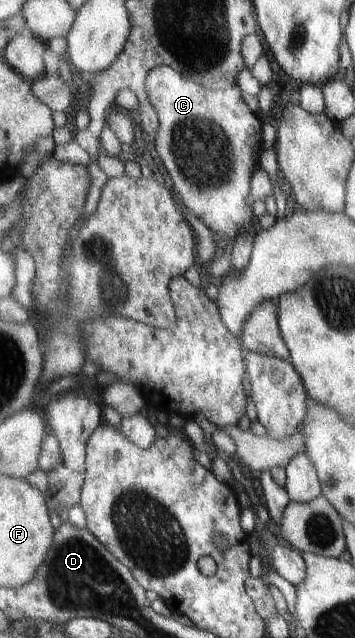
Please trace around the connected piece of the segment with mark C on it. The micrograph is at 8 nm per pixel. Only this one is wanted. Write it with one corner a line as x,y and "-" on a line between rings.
169,65
157,66
148,74
145,83
152,98
154,107
160,114
160,127
154,140
155,150
161,162
173,178
177,194
183,198
183,204
189,206
211,230
223,232
231,242
241,233
253,229
253,210
251,209
251,180
259,167
261,147
261,130
263,120
247,106
243,99
243,91
233,85
221,90
211,90
195,84
185,75

